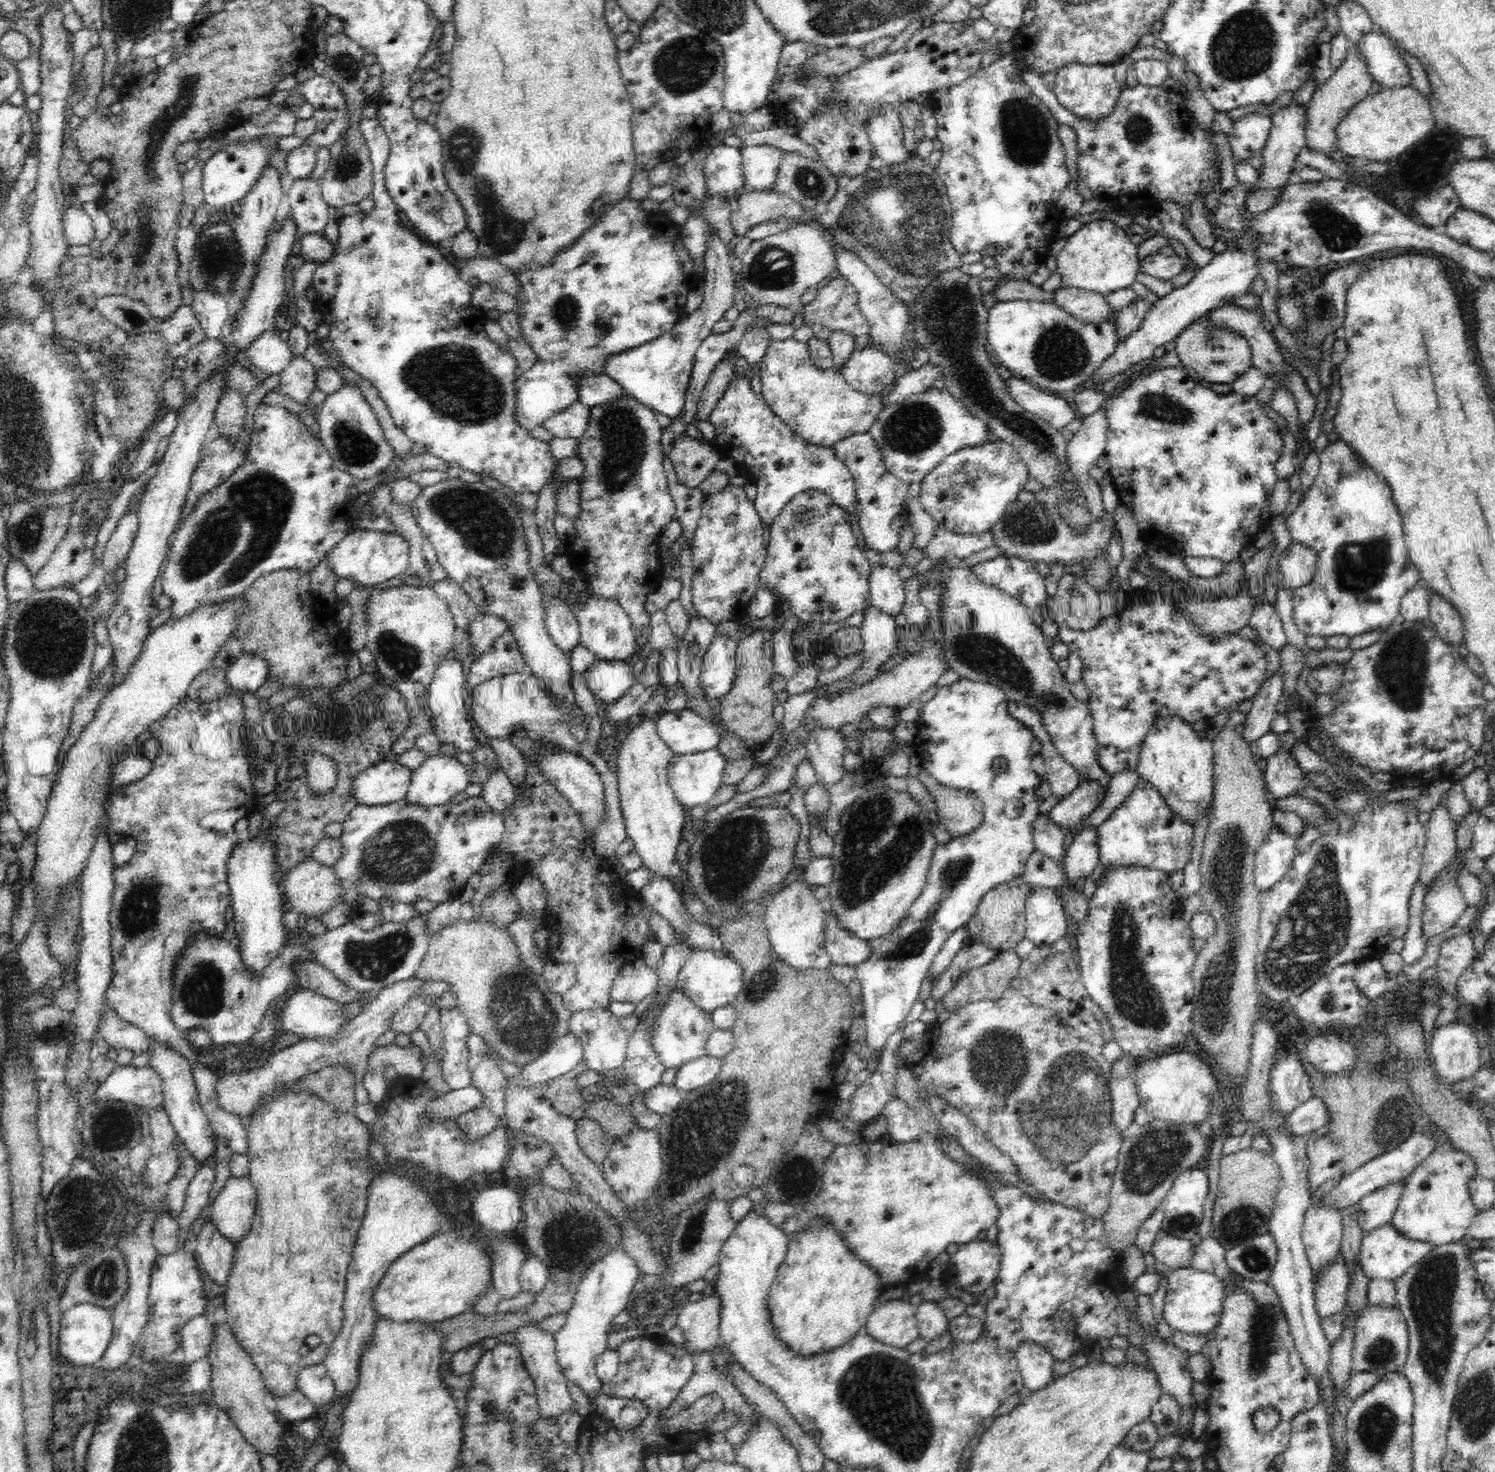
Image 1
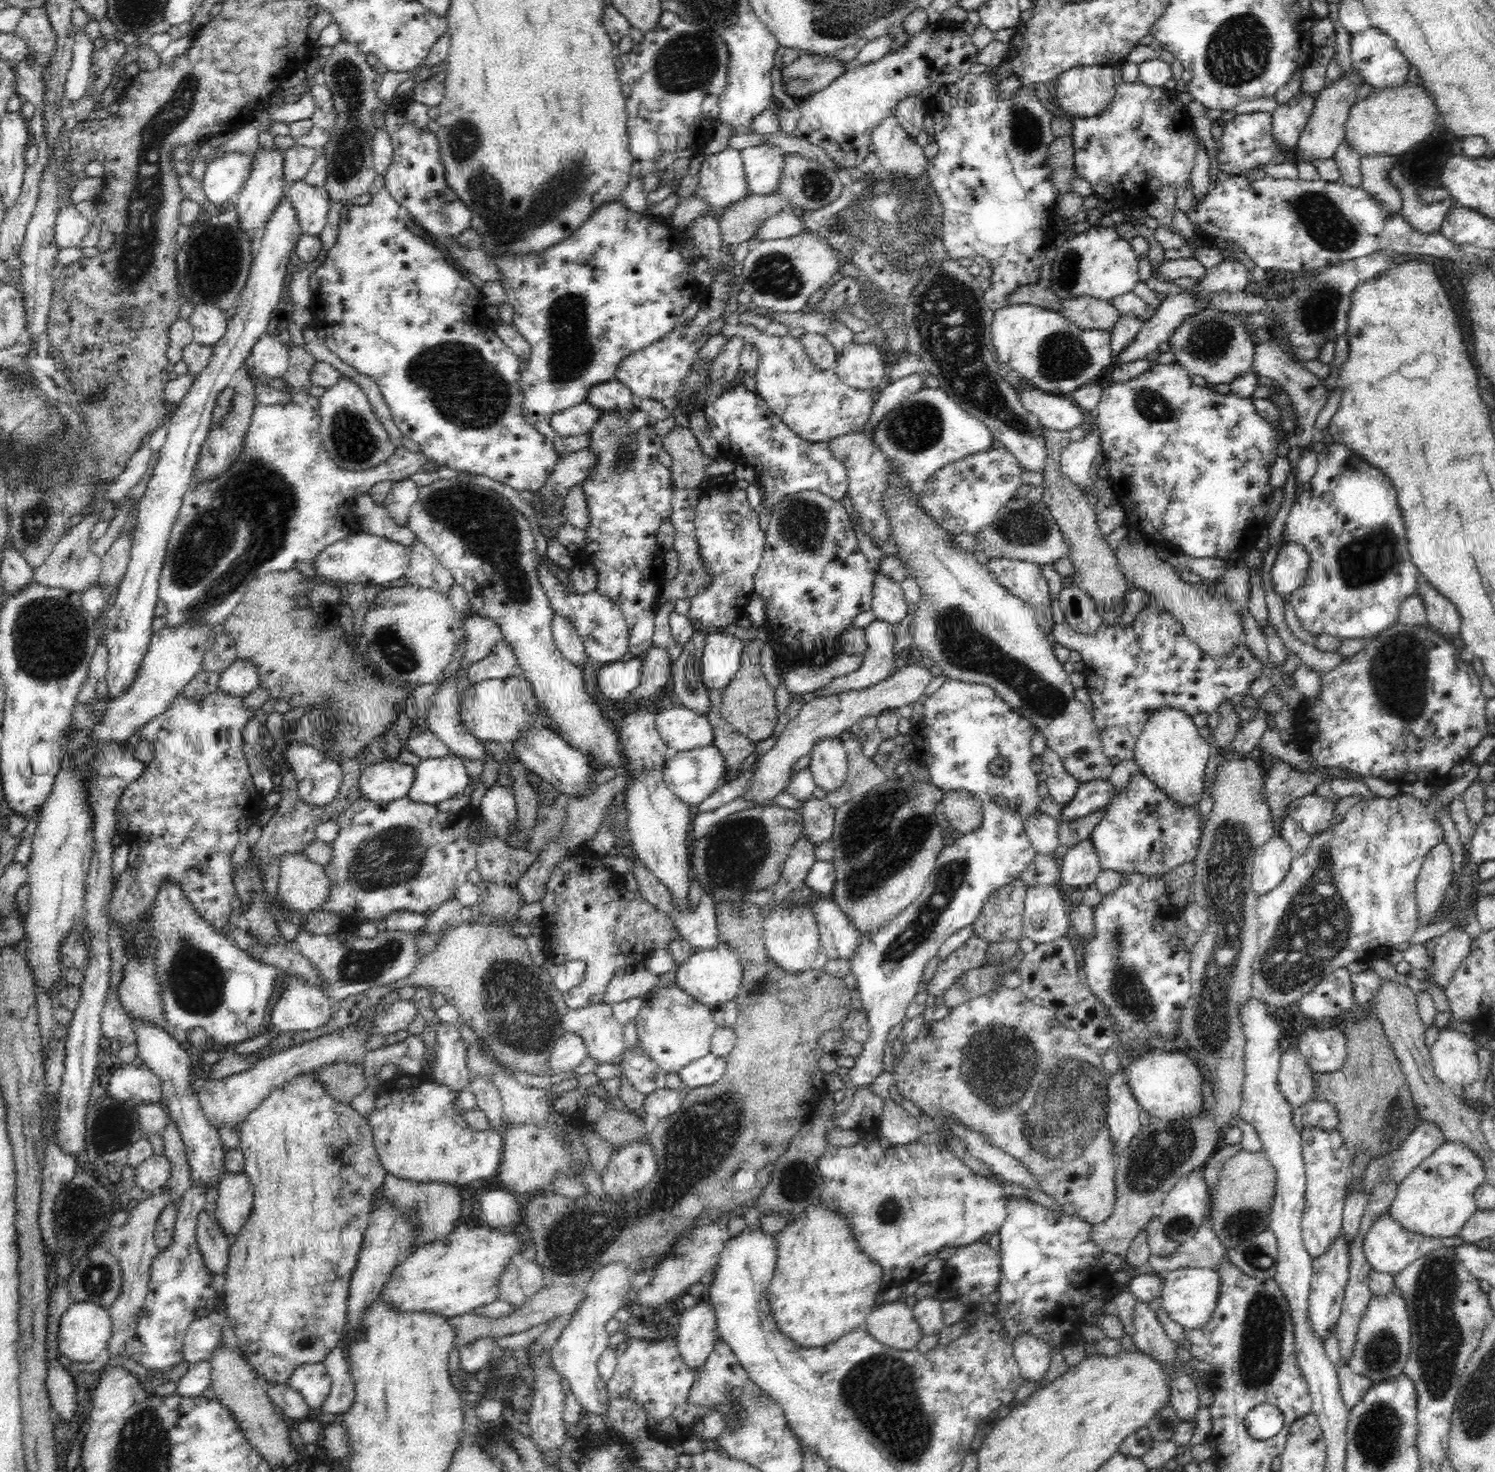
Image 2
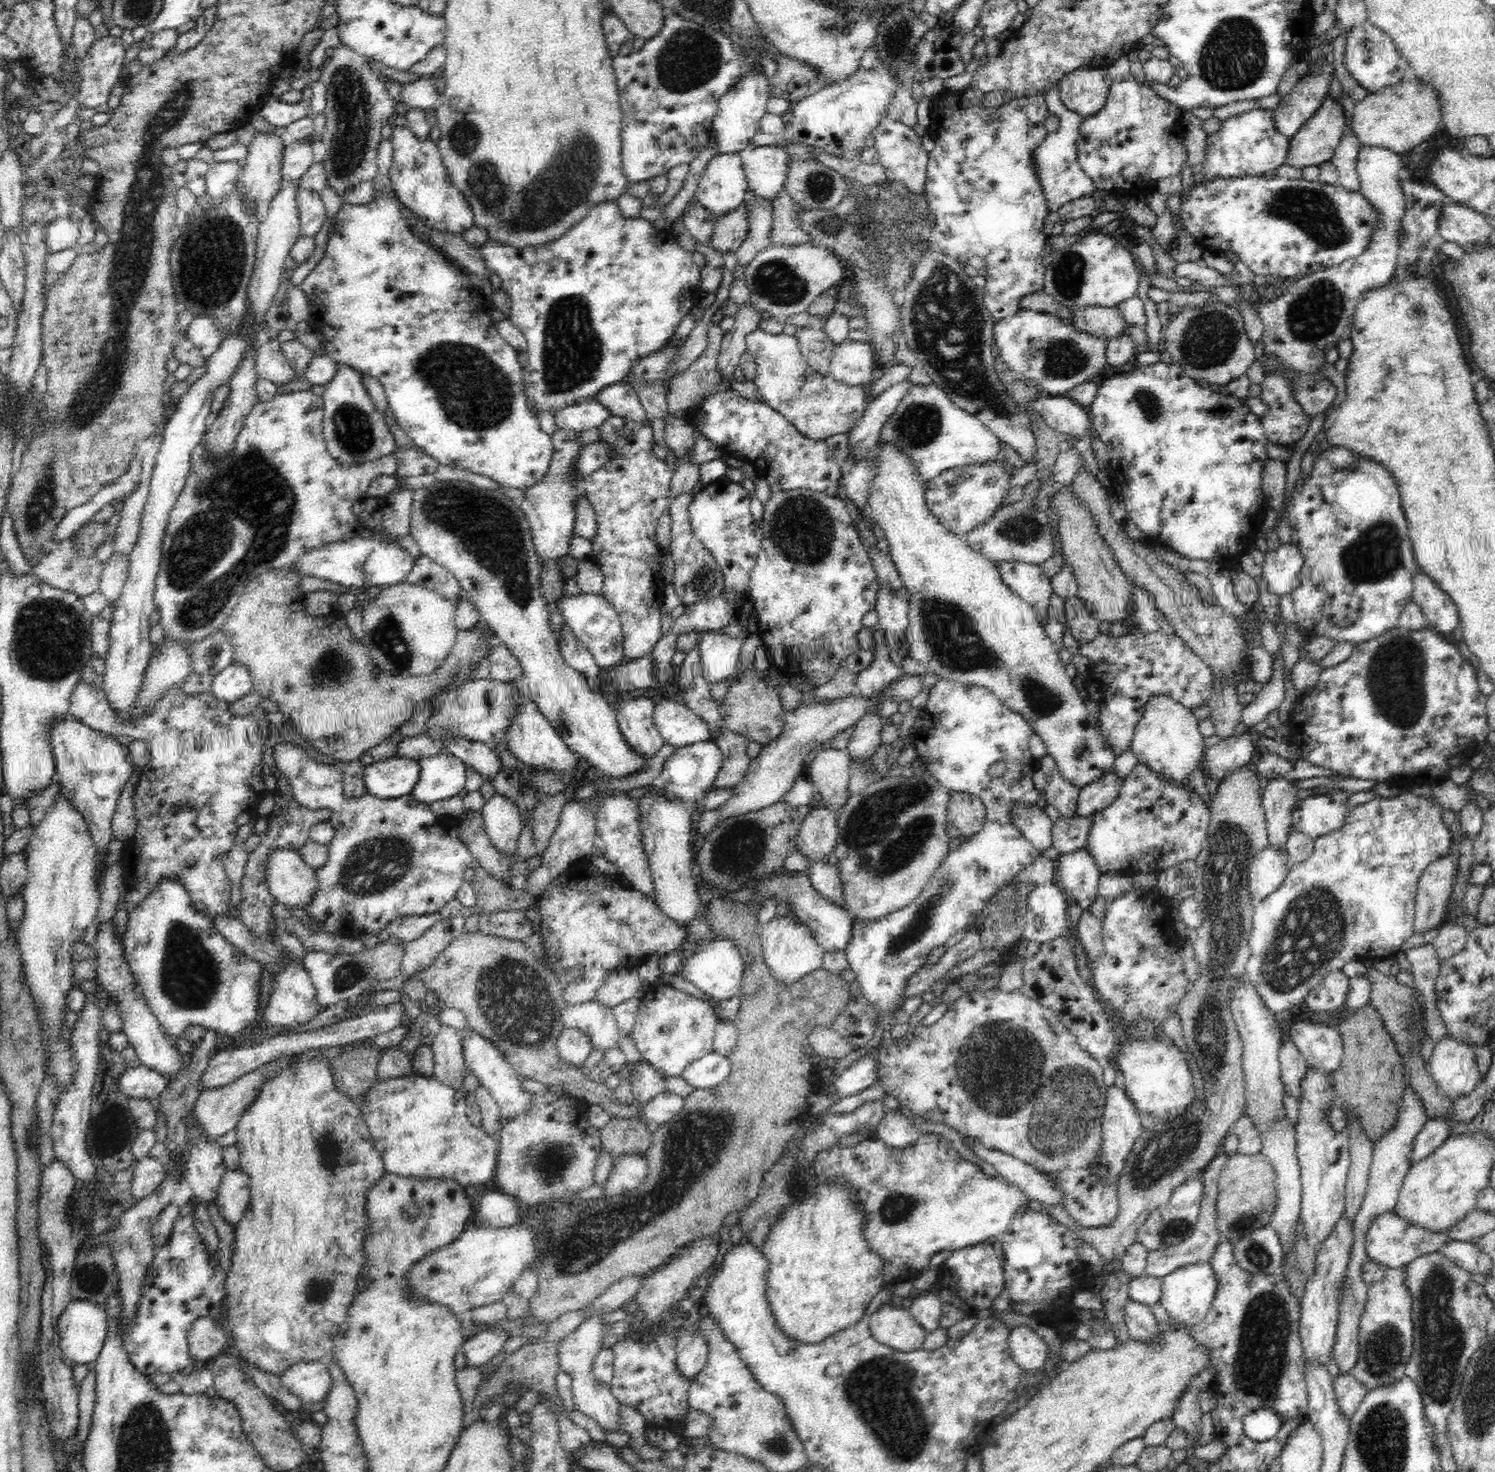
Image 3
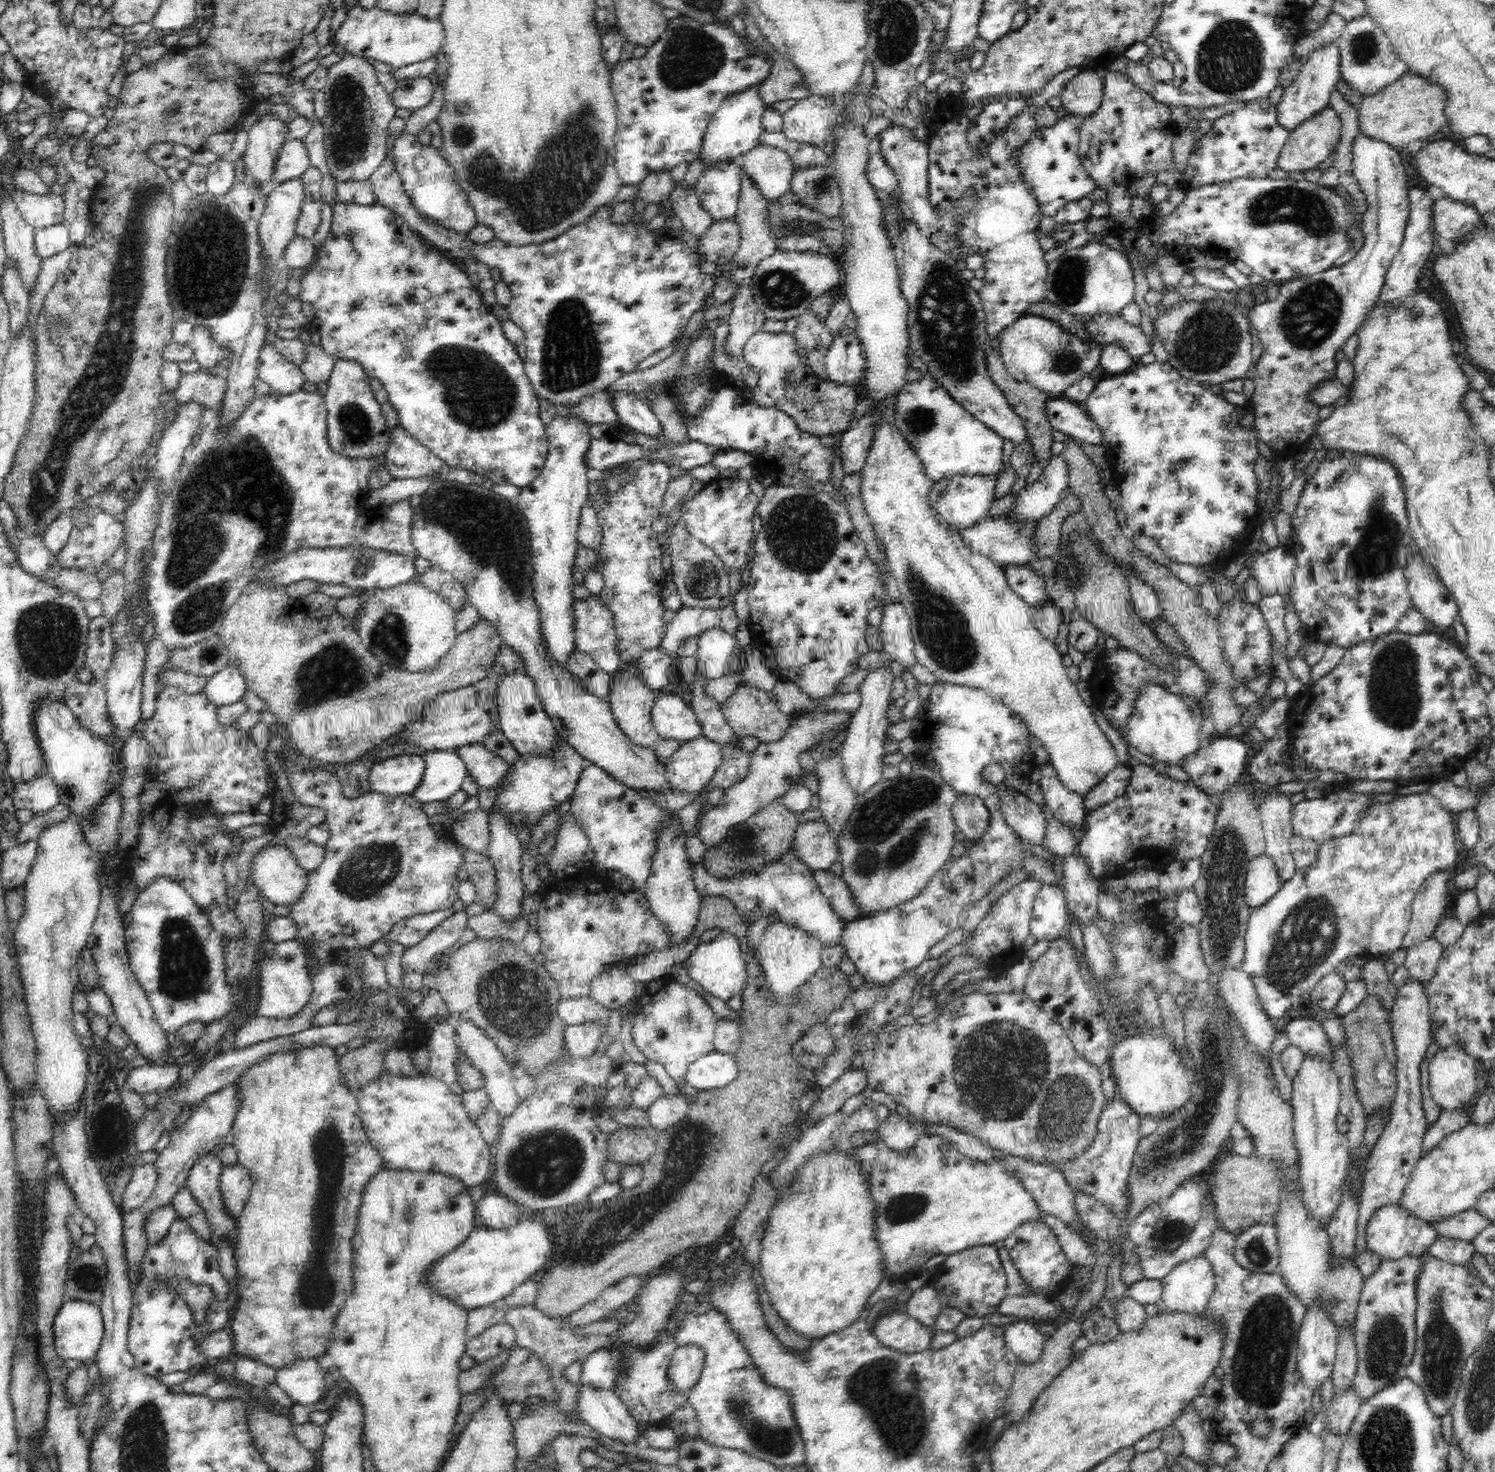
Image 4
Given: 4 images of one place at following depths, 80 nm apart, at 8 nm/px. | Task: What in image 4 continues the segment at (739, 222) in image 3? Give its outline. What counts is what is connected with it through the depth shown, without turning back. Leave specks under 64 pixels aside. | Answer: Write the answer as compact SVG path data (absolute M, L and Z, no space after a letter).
M734 217L728 220L714 221L699 238L698 256L712 264L725 264L727 268L733 262L734 254L742 241L738 223Z

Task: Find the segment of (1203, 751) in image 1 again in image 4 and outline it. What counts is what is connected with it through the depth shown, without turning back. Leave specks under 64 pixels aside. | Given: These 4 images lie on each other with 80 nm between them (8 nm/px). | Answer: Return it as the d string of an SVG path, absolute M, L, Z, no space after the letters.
M1144 684L1138 690L1134 712L1124 732L1125 741L1160 764L1180 766L1190 754L1198 752L1205 741L1194 722L1194 714L1183 699L1160 684Z

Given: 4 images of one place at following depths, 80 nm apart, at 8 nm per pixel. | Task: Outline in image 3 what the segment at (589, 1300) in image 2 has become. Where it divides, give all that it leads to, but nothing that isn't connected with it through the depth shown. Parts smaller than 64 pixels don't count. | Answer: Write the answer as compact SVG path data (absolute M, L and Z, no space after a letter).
M596 1313L588 1315L585 1321L579 1324L575 1331L567 1334L559 1344L558 1366L560 1370L564 1370L572 1377L572 1400L575 1409L596 1420L605 1432L622 1432L619 1427L619 1400L612 1394L610 1386L603 1385L592 1375L594 1358L602 1350L606 1334L602 1315L596 1315Z

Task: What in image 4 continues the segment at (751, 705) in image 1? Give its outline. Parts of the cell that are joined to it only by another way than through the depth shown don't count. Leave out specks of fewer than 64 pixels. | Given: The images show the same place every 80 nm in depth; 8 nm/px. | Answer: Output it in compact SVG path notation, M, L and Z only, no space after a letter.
M742 683L725 703L720 704L720 708L728 725L740 738L752 736L757 737L761 743L771 743L782 738L790 727L789 715L779 710L772 693L766 689Z

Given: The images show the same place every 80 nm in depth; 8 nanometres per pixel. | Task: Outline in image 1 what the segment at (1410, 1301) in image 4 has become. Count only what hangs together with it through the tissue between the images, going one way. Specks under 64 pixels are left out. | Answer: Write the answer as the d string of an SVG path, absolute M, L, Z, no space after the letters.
M1394 1304L1394 1306L1366 1306L1356 1322L1354 1339L1352 1370L1359 1373L1374 1372L1380 1376L1402 1371L1409 1348L1409 1332L1406 1319L1398 1304Z

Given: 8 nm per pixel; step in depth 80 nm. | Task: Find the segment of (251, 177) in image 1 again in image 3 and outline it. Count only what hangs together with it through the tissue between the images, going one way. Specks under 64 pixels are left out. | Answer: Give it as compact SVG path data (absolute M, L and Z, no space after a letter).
M224 161L210 163L210 170L206 174L206 195L211 198L224 200L235 190L243 168L243 162Z

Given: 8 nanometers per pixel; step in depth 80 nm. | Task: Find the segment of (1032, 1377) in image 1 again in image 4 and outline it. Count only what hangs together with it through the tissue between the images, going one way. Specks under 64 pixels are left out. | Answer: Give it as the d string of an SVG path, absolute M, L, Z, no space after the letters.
M1019 1317L1004 1326L1006 1347L1021 1362L1038 1362L1044 1349L1046 1337L1038 1331L1038 1323Z

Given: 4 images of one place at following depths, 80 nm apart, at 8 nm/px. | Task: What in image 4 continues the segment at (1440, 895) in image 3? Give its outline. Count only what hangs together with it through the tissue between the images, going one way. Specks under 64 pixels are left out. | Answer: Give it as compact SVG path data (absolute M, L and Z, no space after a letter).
M1438 869L1423 882L1412 903L1412 918L1402 947L1409 949L1432 937L1438 923L1446 915L1446 896L1450 890L1450 880L1452 874L1448 869Z

